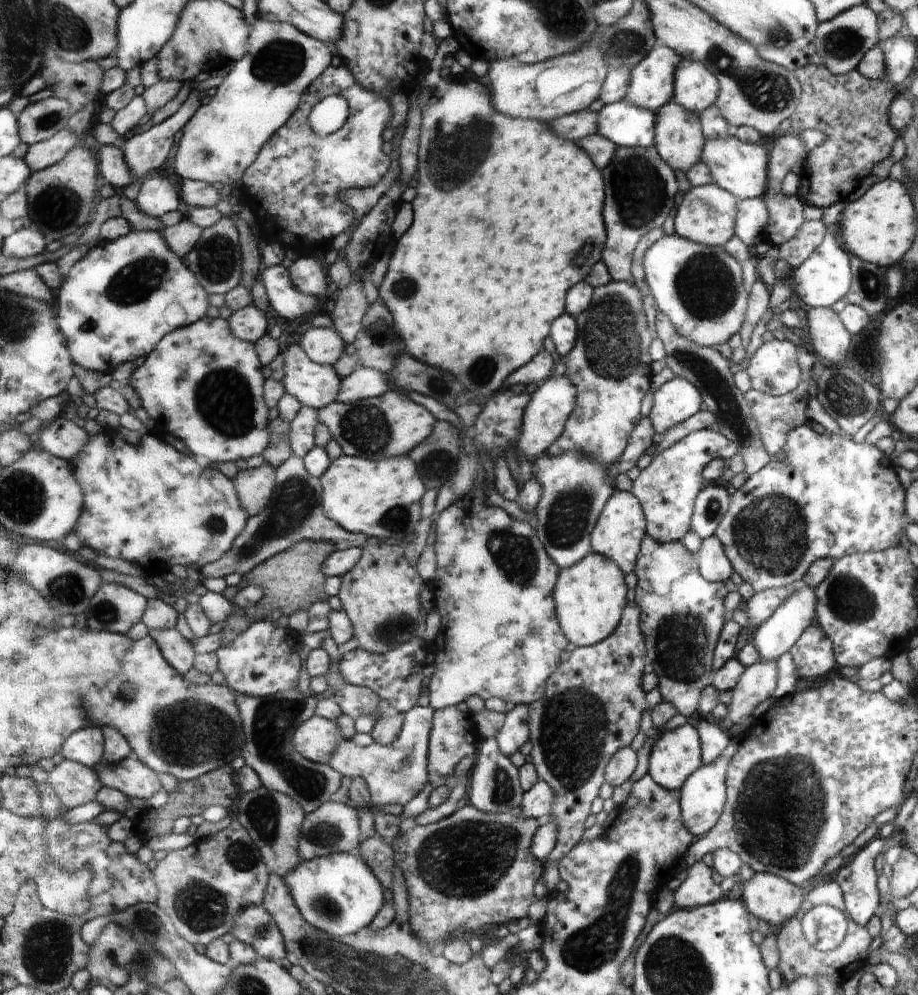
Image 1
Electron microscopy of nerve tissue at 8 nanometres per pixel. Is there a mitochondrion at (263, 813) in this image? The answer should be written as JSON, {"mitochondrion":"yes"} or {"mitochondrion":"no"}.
{"mitochondrion":"yes"}

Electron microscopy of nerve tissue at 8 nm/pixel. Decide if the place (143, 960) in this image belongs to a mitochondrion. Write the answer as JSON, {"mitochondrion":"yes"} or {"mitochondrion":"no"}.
{"mitochondrion":"yes"}

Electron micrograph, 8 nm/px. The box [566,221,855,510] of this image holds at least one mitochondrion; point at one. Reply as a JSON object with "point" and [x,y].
{"point":[611,343]}

